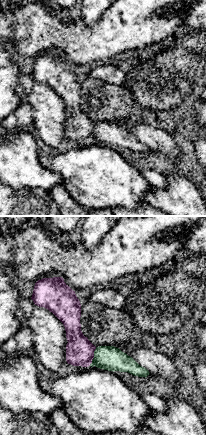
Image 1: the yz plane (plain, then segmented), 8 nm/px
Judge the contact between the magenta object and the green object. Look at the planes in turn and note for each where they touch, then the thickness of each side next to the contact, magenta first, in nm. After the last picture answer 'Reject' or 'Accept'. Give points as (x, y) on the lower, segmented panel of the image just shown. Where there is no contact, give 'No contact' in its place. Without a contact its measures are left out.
Touches magenta at (93, 356). Thickness 220 nm (magenta) against 200 nm

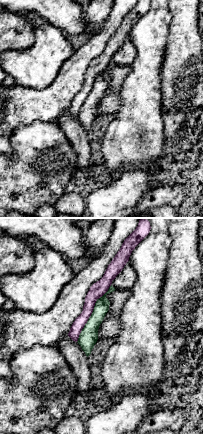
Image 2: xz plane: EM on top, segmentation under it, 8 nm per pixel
Touches magenta at (91, 313). Thickness 120 nm (magenta) against 150 nm

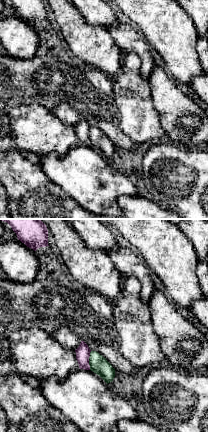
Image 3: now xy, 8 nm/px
Touches magenta at (88, 360). Thickness 110 nm (magenta) against 140 nm

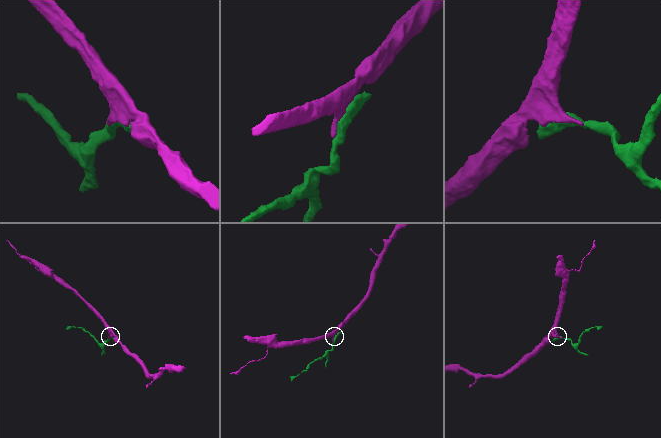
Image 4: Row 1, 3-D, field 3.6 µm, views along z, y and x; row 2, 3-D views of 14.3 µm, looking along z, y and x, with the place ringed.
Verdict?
Reject

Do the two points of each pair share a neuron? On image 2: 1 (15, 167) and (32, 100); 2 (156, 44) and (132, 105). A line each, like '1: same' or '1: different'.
1: different
2: same

